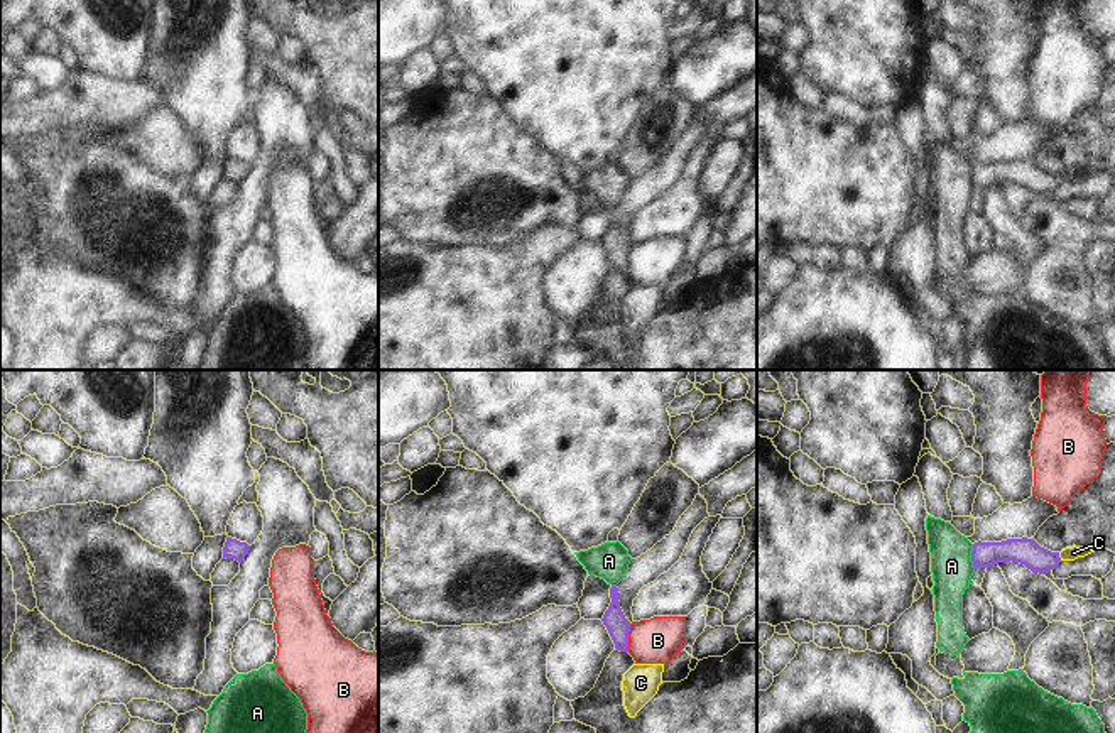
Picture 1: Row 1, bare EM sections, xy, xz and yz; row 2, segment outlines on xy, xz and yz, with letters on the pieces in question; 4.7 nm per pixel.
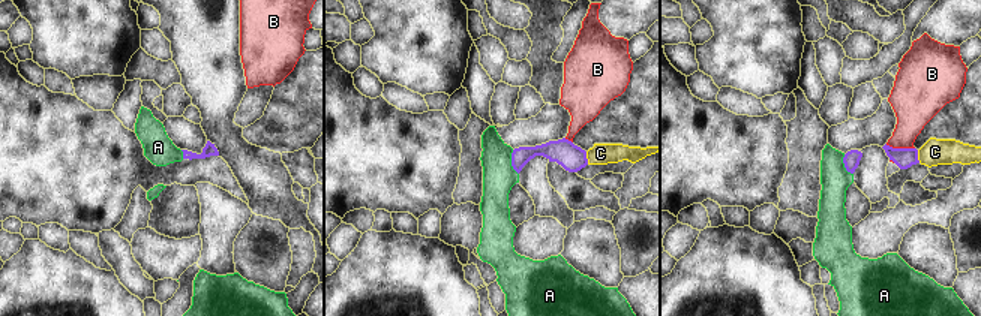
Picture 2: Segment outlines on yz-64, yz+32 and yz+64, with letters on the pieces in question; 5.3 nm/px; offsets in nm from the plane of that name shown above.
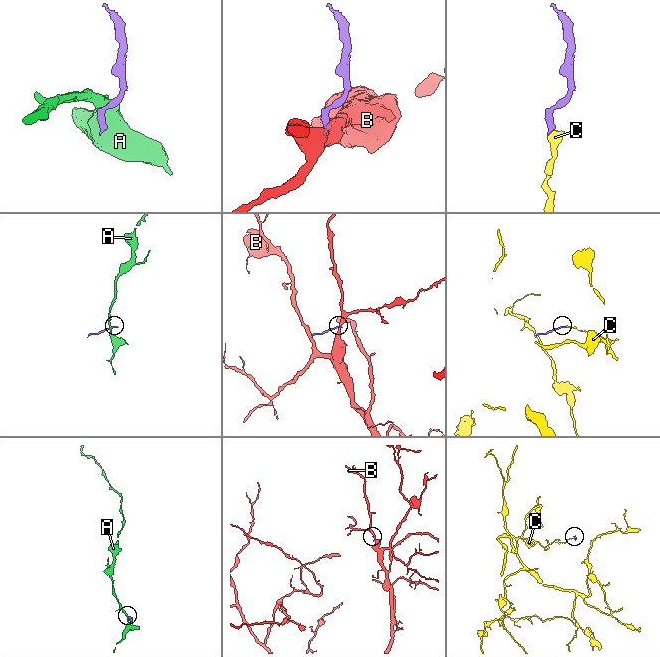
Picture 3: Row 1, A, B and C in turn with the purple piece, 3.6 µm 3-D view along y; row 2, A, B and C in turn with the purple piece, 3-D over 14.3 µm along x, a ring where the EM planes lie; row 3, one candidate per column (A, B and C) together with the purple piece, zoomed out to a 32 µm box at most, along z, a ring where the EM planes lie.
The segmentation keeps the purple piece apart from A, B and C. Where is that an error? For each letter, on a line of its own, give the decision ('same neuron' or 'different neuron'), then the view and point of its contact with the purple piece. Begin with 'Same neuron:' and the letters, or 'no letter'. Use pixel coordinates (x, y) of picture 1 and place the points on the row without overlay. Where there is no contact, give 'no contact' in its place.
Same neuron: no letter
A: different neuron; meets purple in yz at (972, 178)
B: different neuron; meets purple in xz at (627, 259)
C: different neuron; meets purple in yz at (1058, 178)

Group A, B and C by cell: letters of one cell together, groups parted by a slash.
A / B / C

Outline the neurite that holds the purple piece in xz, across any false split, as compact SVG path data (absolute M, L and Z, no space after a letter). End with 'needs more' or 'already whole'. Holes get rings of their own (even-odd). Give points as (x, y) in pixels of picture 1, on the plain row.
M612 208L610 209L612 225L608 231L605 233L601 243L606 248L615 265L615 270L620 274L628 274L628 253L632 245L625 240L620 230L618 218L620 218L618 209Z | already whole

